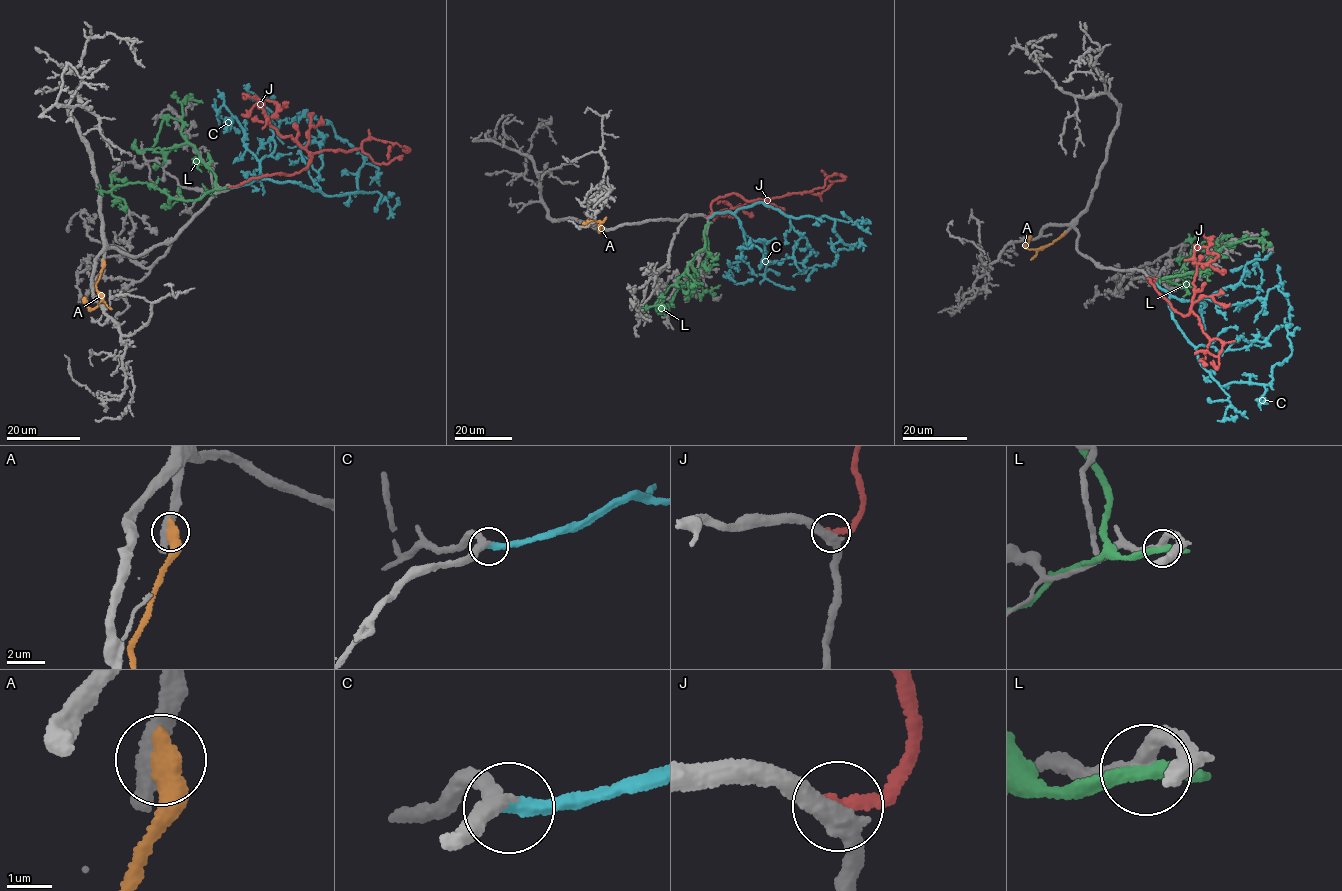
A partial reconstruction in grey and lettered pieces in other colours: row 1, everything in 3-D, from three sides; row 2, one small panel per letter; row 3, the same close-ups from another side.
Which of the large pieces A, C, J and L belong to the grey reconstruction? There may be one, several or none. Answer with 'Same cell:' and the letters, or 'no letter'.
Same cell: C

